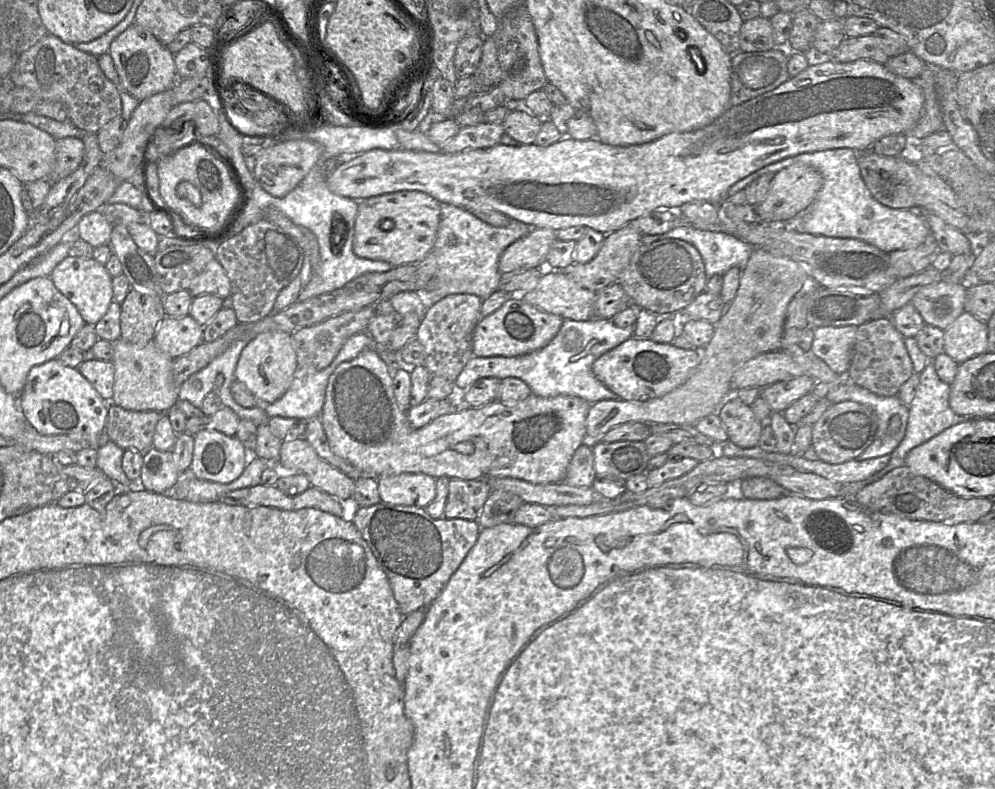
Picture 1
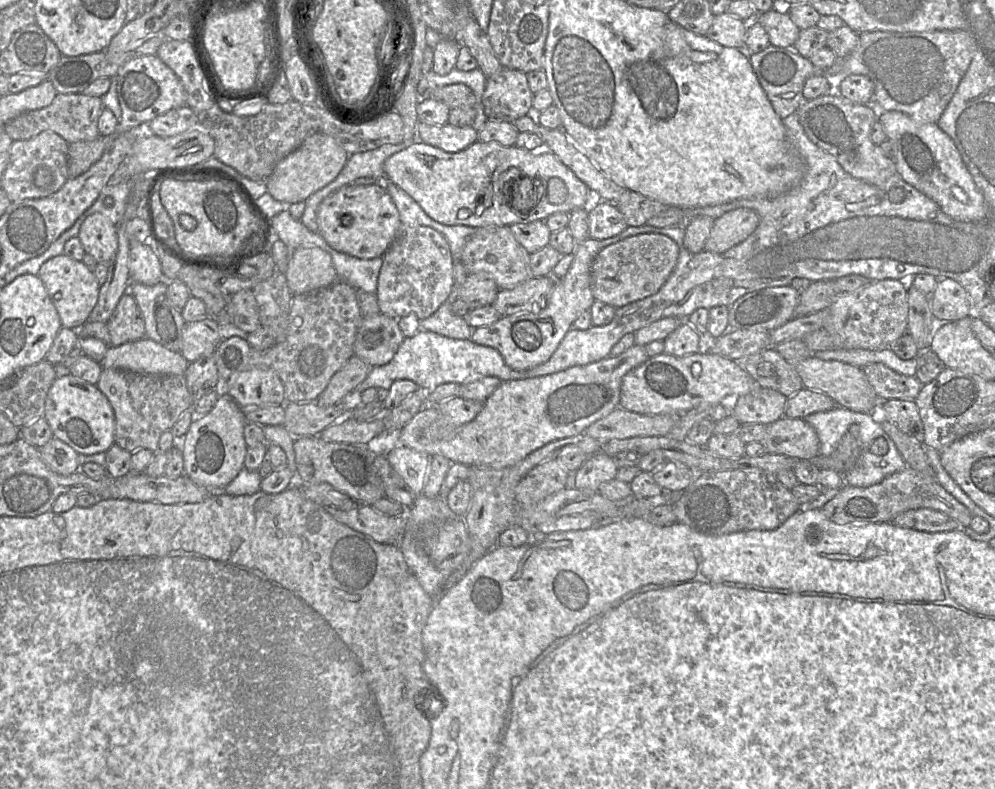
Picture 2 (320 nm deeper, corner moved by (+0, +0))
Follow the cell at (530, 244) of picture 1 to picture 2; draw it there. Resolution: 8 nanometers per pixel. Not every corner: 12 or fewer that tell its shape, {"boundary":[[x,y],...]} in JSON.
{"boundary":[[468,274],[457,297],[471,310],[491,305],[499,288],[484,274]]}

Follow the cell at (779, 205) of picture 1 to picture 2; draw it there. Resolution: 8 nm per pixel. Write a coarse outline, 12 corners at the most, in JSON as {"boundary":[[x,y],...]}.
{"boundary":[[750,208],[714,220],[704,250],[724,253],[745,241],[760,218]]}

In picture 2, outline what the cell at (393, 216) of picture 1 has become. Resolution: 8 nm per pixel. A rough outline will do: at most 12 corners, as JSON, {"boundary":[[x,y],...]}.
{"boundary":[[385,181],[348,184],[317,209],[335,250],[383,256],[401,225]]}

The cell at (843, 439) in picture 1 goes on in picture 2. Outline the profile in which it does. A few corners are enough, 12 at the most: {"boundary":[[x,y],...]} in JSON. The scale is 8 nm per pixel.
{"boundary":[[783,416],[767,425],[766,453],[809,460],[819,455],[815,429]]}

